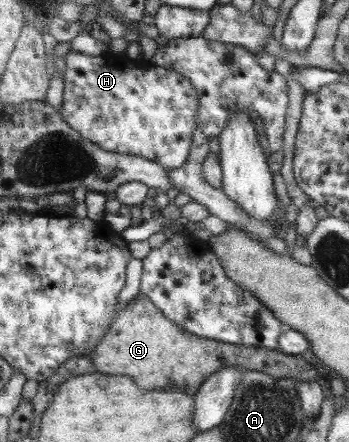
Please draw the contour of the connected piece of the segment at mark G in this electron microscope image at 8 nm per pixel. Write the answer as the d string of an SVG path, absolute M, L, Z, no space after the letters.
M137 295L130 300L117 319L109 325L110 333L102 336L102 347L94 349L92 363L100 373L108 375L126 375L138 389L180 389L194 395L210 375L224 367L238 367L270 374L270 377L292 379L296 383L319 381L318 371L313 363L306 362L300 355L286 355L280 350L255 348L226 344L210 339L196 337L170 321L144 295Z

